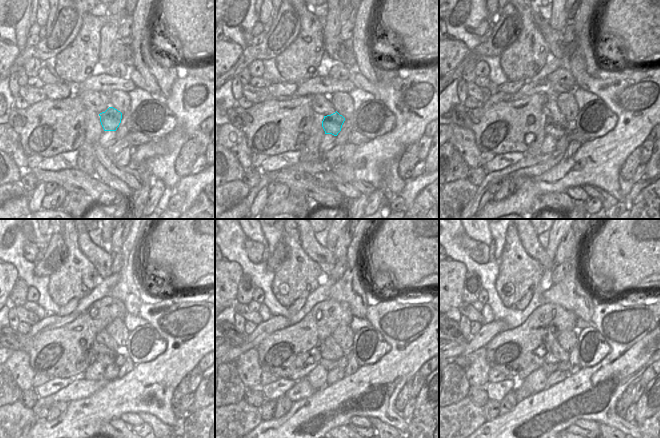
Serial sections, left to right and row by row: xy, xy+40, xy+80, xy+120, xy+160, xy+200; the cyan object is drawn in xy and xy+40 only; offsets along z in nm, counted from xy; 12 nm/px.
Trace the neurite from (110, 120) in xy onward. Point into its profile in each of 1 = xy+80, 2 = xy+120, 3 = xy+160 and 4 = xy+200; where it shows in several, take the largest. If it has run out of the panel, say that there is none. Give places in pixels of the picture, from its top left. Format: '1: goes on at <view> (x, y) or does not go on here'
1: goes on at xy+80 (553, 128)
2: goes on at xy+120 (103, 354)
3: goes on at xy+160 (329, 360)
4: goes on at xy+200 (550, 363)

